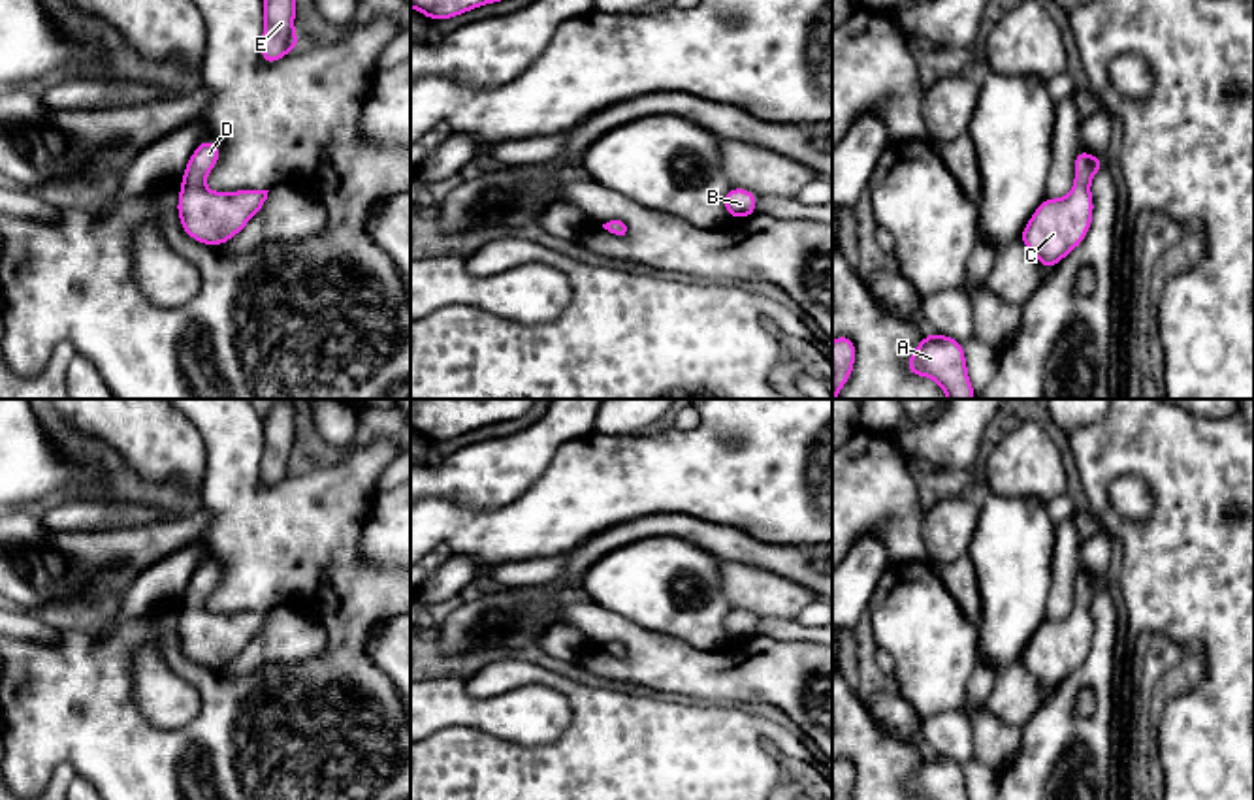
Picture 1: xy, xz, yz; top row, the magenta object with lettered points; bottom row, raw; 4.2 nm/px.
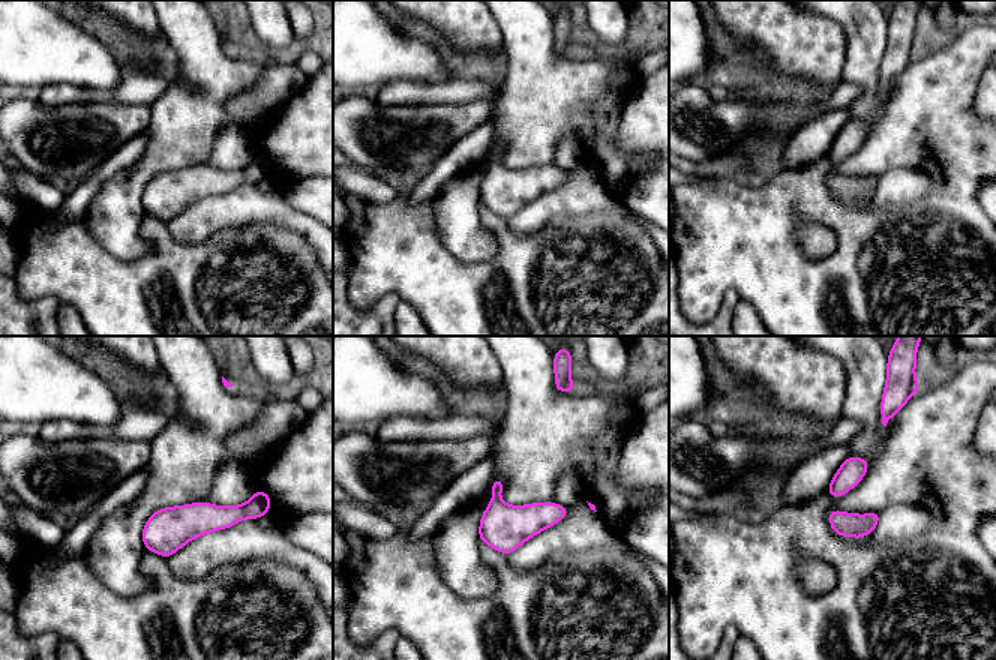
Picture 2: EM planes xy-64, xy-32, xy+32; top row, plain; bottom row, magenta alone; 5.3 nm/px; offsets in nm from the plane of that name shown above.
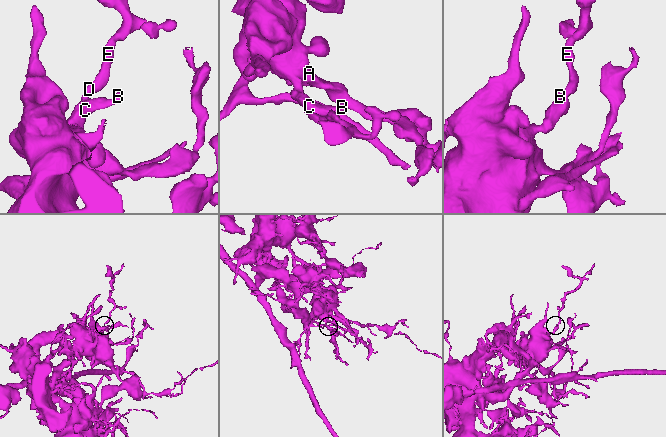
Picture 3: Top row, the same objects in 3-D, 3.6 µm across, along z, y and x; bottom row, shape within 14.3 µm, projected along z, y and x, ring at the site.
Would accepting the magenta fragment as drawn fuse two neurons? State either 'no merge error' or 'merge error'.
no merge error

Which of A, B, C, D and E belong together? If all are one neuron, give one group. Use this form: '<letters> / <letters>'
A B C D E

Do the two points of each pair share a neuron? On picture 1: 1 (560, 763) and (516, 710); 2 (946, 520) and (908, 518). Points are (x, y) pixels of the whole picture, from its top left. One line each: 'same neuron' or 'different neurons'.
1: different neurons
2: different neurons

